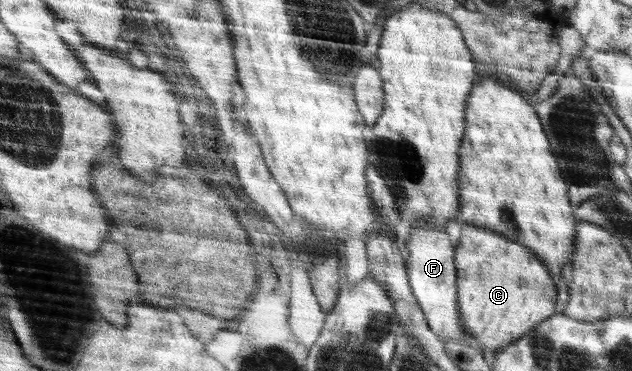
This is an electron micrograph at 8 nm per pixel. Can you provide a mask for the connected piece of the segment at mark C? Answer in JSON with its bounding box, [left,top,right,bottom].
[457,224,558,353]

